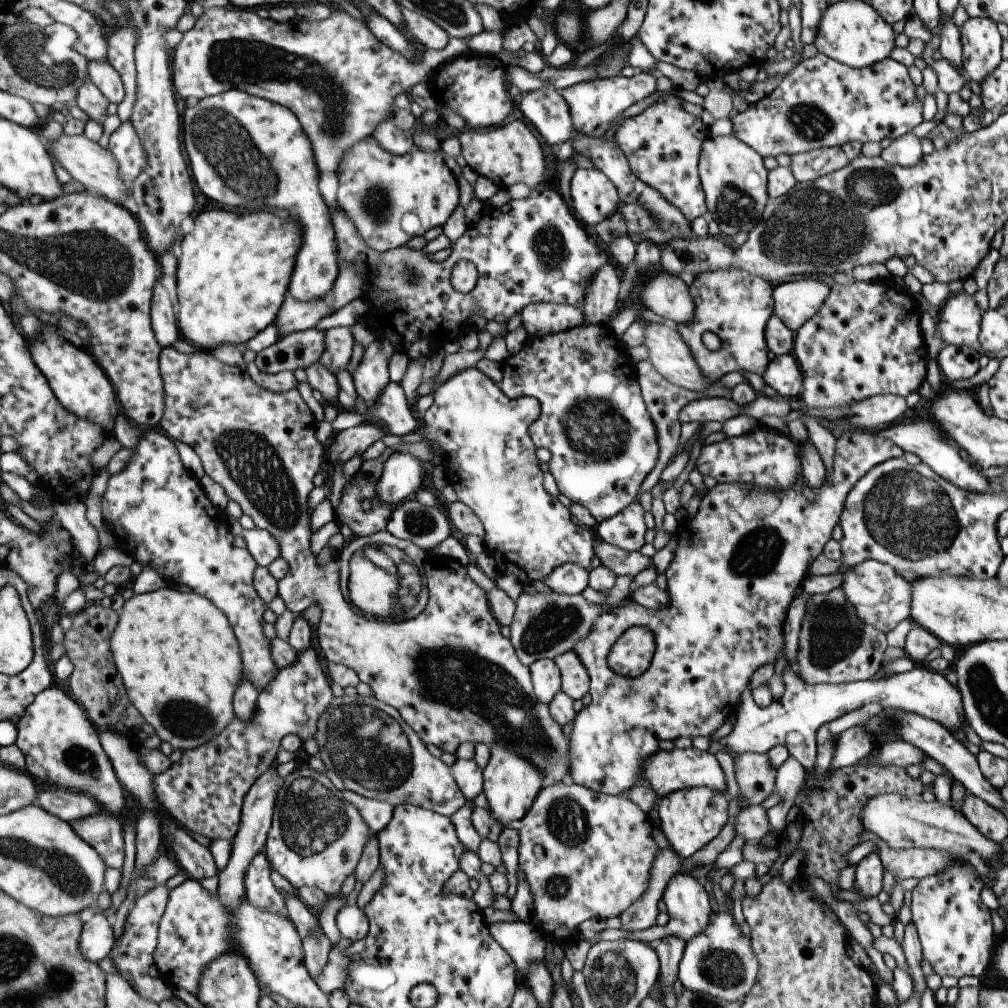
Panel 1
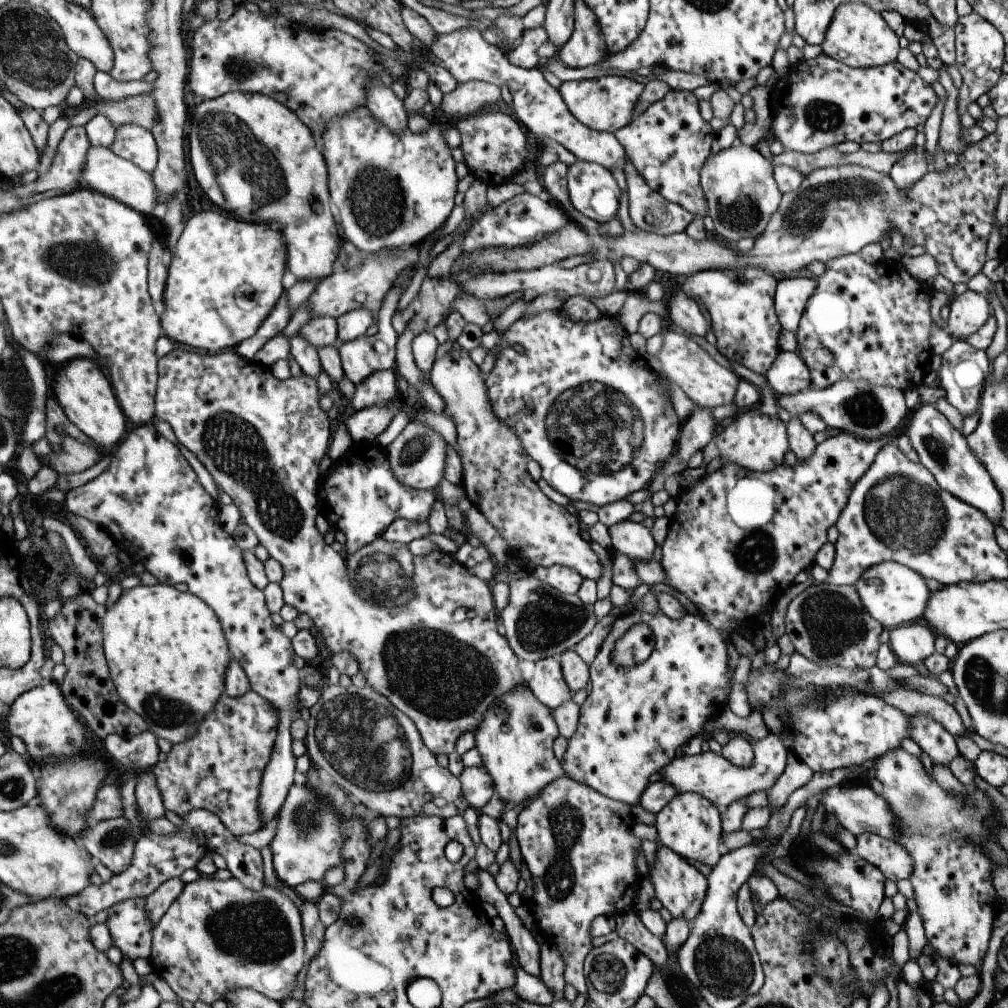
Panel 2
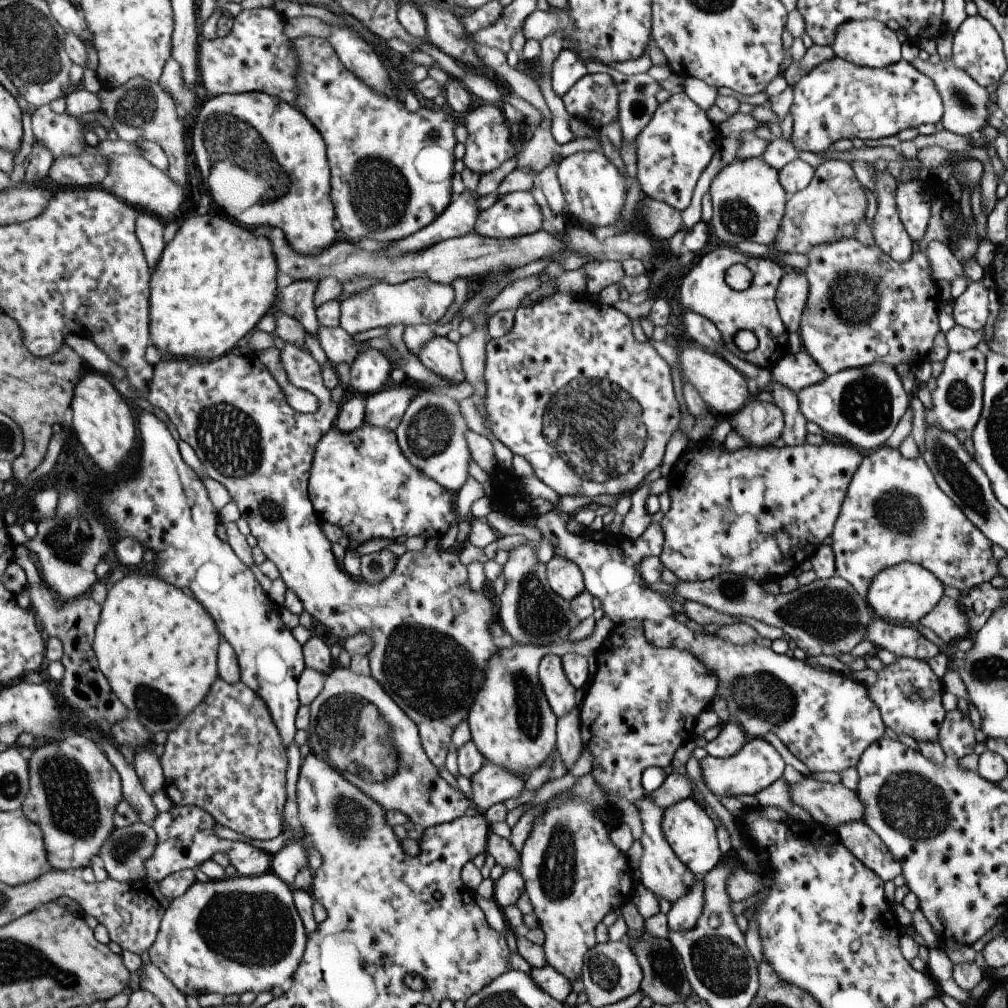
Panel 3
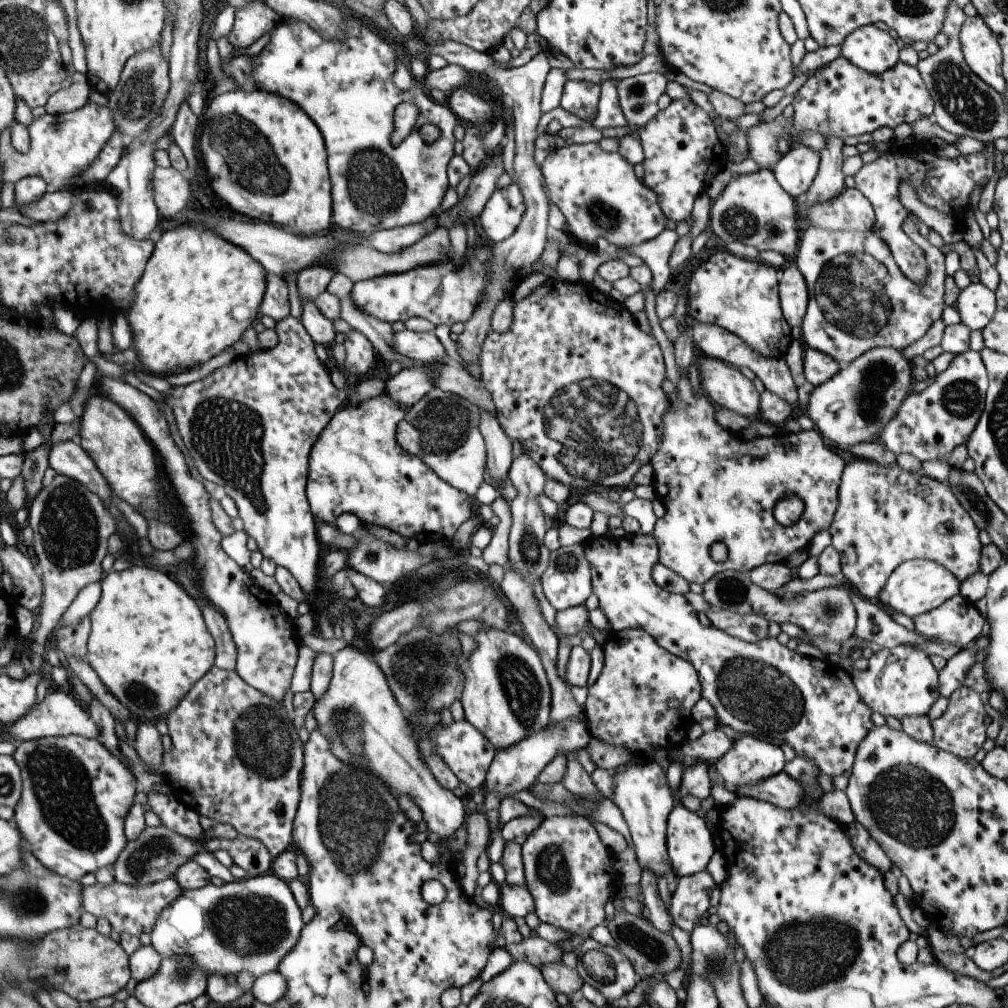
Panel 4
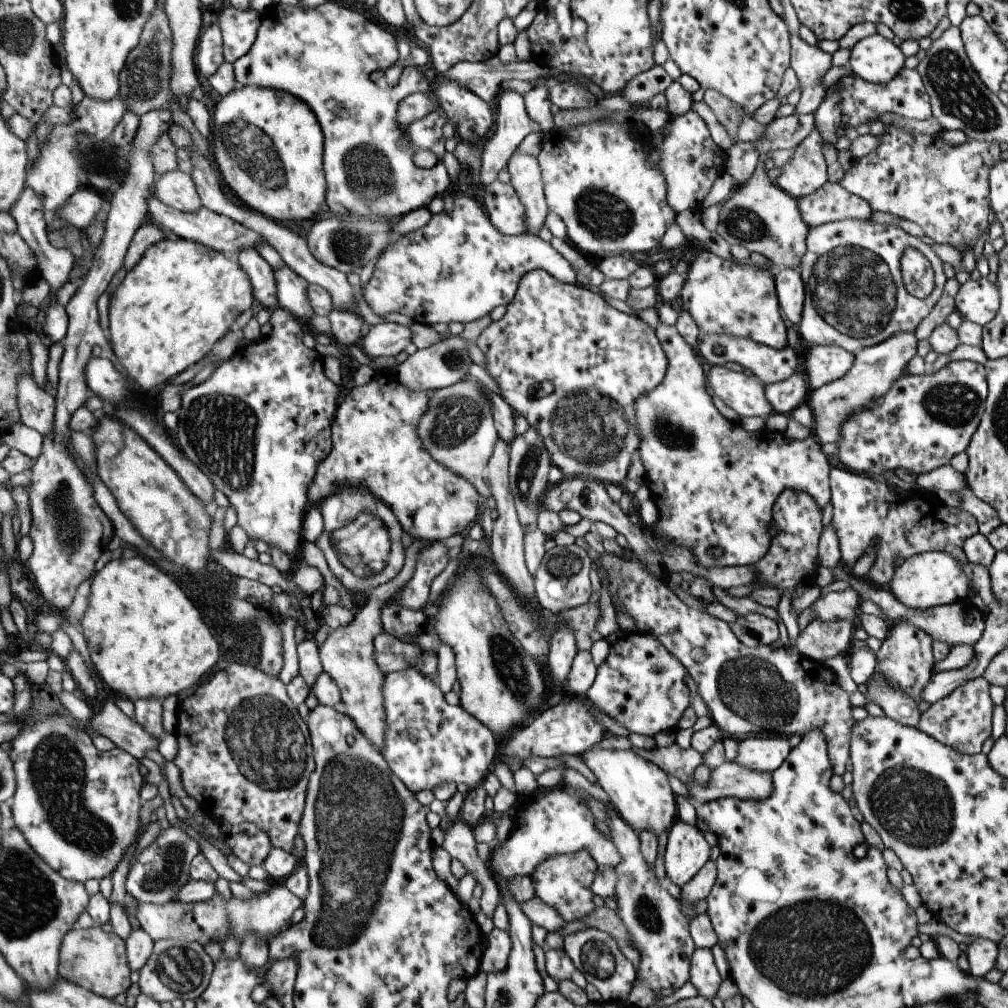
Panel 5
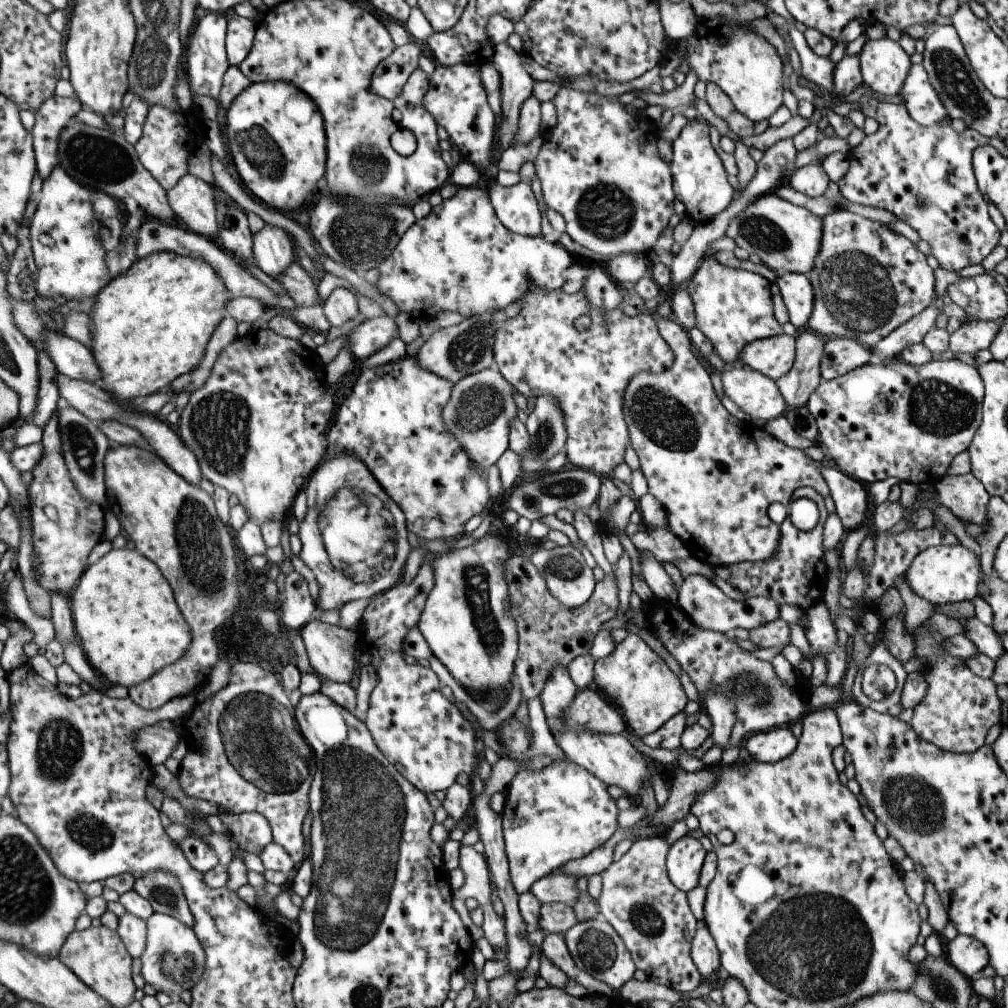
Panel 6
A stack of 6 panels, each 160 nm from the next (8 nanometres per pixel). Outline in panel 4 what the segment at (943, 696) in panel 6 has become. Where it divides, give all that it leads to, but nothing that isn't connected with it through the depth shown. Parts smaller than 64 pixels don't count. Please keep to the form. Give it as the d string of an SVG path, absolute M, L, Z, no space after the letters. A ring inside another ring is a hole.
M959 687L948 696L948 705L945 712L936 719L930 720L932 728L932 744L939 750L951 753L960 759L971 759L981 749L985 742L985 724L983 724L983 711L979 693L967 687Z

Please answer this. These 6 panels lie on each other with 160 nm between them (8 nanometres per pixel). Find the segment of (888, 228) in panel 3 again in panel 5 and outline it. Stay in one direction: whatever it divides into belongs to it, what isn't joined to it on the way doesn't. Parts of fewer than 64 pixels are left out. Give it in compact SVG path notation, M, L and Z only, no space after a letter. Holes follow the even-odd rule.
M894 126L885 127L886 133L877 136L880 143L874 152L856 159L857 164L843 172L838 183L848 193L867 202L872 212L888 212L911 221L920 226L935 243L951 245L963 254L965 248L972 248L975 240L988 228L991 219L988 174L994 163L1000 160L998 143L967 139L960 146L951 147L941 140L940 135L930 138L922 134L910 135ZM905 247L899 257L900 276L905 290L915 298L925 298L934 287L929 261L916 248Z

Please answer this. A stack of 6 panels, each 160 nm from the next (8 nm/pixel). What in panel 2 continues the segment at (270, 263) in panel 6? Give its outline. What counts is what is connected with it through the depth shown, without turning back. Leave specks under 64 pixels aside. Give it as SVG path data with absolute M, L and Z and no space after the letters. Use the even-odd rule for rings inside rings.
M390 290L390 292L382 300L380 309L377 312L377 332L369 336L360 336L352 341L347 341L337 345L338 355L340 356L340 363L342 371L349 382L354 385L359 384L362 380L365 380L371 373L375 371L384 371L394 368L394 360L396 357L396 340L398 334L393 330L391 326L391 317L396 310L397 296L399 290Z

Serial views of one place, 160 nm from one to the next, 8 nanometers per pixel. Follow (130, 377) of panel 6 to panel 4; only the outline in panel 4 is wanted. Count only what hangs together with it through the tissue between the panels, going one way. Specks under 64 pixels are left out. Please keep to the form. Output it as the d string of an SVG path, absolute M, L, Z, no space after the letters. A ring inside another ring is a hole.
M188 222L158 236L154 253L136 286L136 297L127 315L135 348L147 372L167 376L195 369L243 340L248 328L261 316L267 277L262 262L256 261L245 249L213 229Z

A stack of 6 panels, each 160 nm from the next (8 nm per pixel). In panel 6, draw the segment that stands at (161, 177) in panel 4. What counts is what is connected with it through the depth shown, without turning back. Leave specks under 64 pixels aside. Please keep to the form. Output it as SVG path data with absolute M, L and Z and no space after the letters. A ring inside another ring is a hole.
M187 174L174 189L168 191L168 201L176 219L184 222L187 229L208 239L219 240L220 226L213 186Z

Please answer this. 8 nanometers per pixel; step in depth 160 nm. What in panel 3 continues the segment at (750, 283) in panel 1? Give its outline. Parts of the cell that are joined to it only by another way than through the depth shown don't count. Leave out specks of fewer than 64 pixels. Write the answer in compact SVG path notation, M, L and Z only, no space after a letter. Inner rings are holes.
M717 248L705 254L699 254L689 266L679 286L680 298L684 311L691 311L708 318L721 335L723 346L734 355L739 354L733 344L733 335L738 330L750 330L757 339L757 346L748 353L741 353L741 360L770 371L775 362L789 353L787 334L781 322L774 301L775 289L779 279L784 275L783 266L770 259L746 257L733 248ZM741 263L752 274L751 284L742 291L734 291L723 280L725 270L733 264Z

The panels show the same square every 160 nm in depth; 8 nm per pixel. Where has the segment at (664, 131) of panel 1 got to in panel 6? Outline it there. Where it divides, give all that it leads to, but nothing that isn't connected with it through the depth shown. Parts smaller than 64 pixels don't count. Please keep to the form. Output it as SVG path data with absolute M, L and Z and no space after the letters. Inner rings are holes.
M699 115L693 120L687 121L685 125L680 129L680 132L674 140L671 141L671 160L668 162L670 173L672 176L672 191L675 198L683 204L686 210L686 214L689 220L694 224L709 221L718 212L727 208L729 202L731 202L734 194L734 190L727 183L727 174L723 171L721 160L717 157L715 150L709 143L709 129L708 124L704 118Z

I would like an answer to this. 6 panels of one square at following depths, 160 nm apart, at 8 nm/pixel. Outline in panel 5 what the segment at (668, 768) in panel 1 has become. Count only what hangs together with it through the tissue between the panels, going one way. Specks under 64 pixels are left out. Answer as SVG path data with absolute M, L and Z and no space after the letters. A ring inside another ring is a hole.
M783 735L747 736L737 740L737 752L731 762L760 773L770 773L785 760L792 748Z

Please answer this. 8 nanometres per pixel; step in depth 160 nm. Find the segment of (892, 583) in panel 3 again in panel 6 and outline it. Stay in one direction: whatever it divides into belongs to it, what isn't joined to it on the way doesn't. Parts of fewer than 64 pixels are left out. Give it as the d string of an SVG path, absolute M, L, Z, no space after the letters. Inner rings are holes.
M939 545L920 552L904 572L904 580L919 598L939 606L970 601L977 595L980 573L978 552L968 551L961 545Z

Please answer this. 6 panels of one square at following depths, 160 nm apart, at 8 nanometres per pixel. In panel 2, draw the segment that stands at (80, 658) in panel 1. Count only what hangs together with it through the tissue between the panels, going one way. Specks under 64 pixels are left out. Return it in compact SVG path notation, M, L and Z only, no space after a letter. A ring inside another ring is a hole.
M90 592L62 602L60 614L49 620L51 639L64 652L68 673L60 684L66 701L99 738L119 735L132 737L150 730L148 722L125 704L114 683L104 647L103 624L108 608L99 604Z

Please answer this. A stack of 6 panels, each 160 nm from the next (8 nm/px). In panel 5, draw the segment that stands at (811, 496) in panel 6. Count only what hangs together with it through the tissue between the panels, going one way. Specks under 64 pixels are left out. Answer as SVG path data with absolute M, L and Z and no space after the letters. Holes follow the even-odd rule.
M785 489L776 499L772 508L772 522L779 527L777 536L771 538L765 556L753 566L756 570L755 584L759 588L782 590L776 612L781 618L790 642L798 635L797 614L791 610L790 594L803 580L815 578L818 564L818 540L822 533L821 508L806 492Z

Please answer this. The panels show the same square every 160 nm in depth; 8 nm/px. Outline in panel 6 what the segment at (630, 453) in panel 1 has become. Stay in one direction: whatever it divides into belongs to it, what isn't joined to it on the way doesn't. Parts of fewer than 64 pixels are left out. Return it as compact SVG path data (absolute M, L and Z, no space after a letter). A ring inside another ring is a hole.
M531 285L523 291L518 303L518 315L497 324L492 344L493 366L525 398L535 400L537 397L551 397L555 401L561 411L566 432L562 451L573 466L599 477L610 476L612 470L623 463L625 446L630 444L622 413L623 393L629 379L638 372L655 374L667 370L673 362L671 349L658 333L657 317L645 312L628 316L619 306L604 316L603 310L590 309L582 290L567 294L561 287L549 290ZM581 314L589 316L590 324L587 329L577 332L573 327L573 320Z

